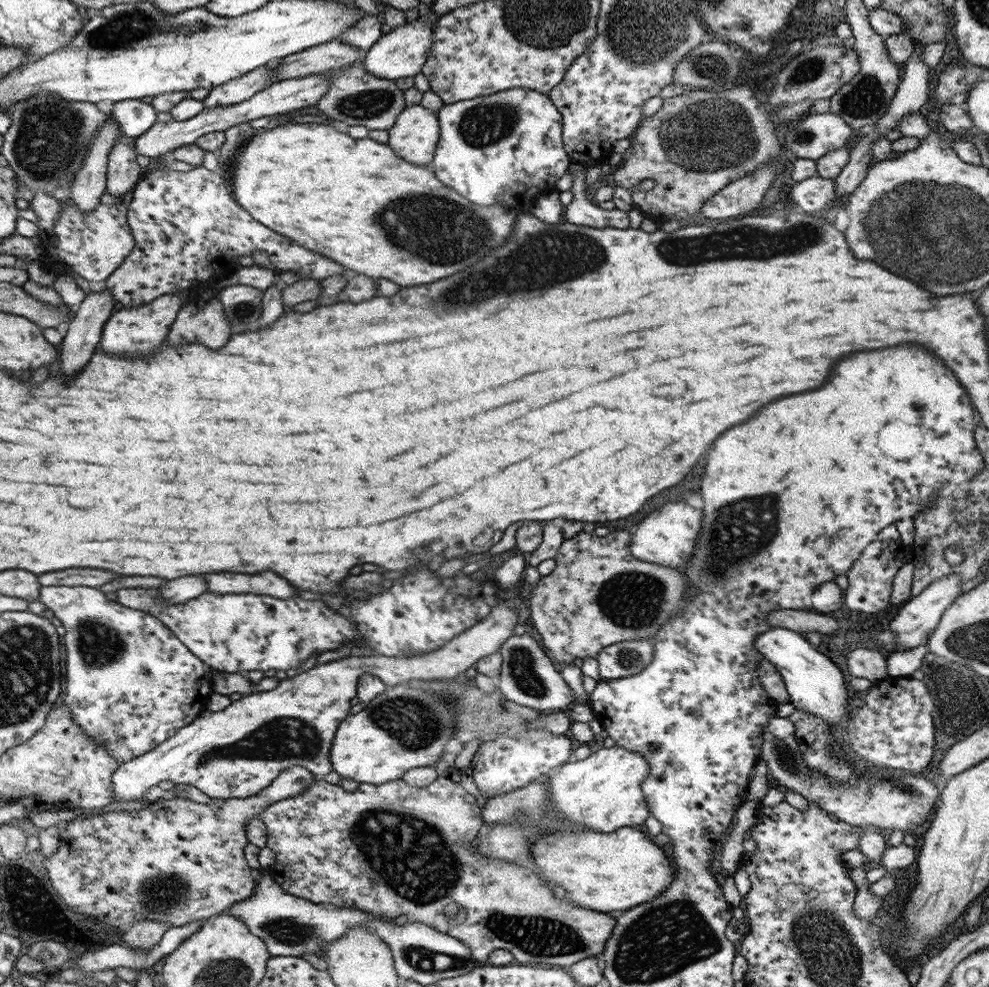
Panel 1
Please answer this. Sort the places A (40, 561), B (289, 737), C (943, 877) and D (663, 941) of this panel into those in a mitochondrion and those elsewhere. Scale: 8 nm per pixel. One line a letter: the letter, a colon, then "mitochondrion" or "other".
A: other
B: mitochondrion
C: other
D: mitochondrion

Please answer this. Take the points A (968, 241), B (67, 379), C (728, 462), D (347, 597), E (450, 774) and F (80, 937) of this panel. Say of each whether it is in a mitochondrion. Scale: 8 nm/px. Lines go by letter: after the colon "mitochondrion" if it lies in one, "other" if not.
A: mitochondrion
B: other
C: other
D: other
E: other
F: other

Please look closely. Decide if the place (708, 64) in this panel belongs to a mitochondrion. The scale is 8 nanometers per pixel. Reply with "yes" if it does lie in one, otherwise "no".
yes

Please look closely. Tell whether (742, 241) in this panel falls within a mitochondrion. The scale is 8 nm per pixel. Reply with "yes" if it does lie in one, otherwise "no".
yes

